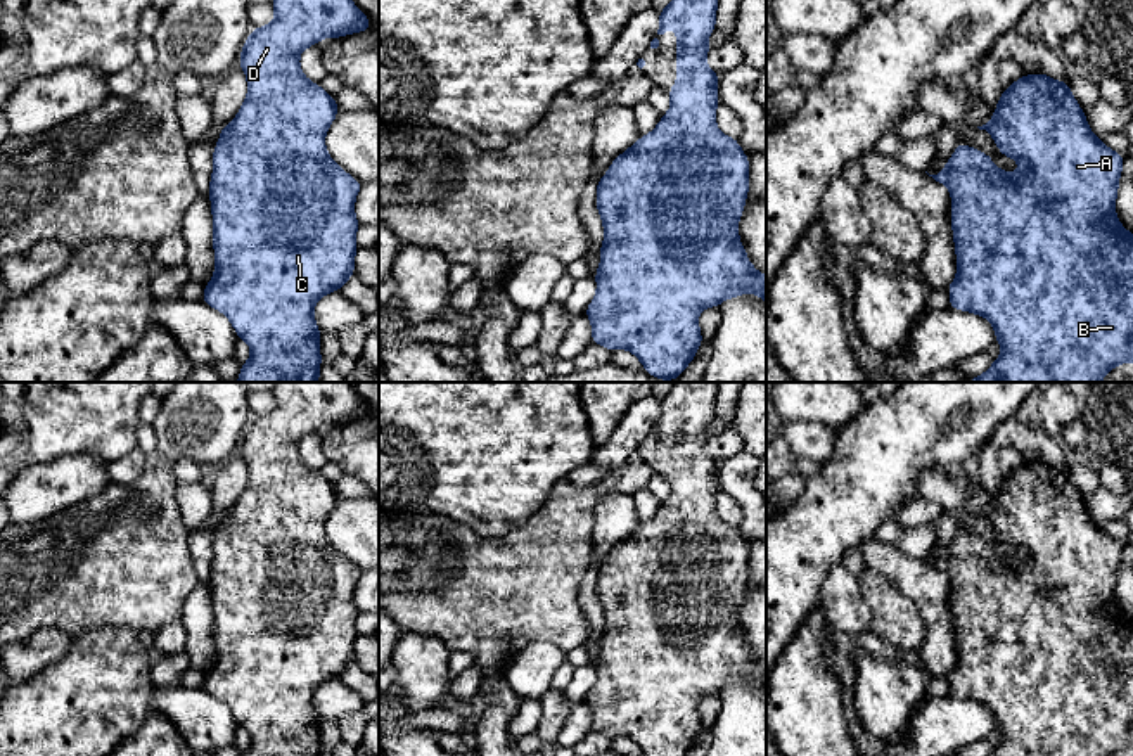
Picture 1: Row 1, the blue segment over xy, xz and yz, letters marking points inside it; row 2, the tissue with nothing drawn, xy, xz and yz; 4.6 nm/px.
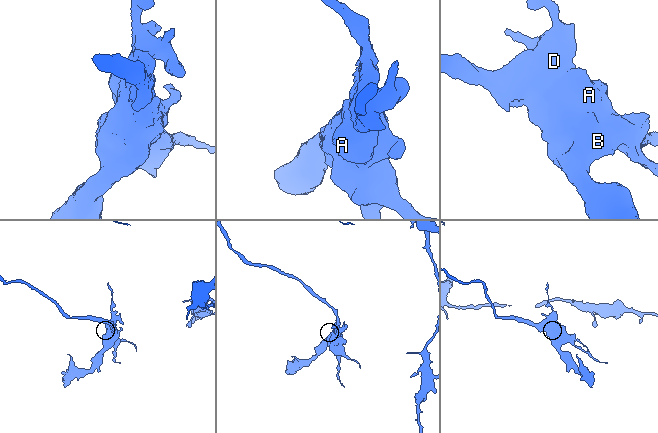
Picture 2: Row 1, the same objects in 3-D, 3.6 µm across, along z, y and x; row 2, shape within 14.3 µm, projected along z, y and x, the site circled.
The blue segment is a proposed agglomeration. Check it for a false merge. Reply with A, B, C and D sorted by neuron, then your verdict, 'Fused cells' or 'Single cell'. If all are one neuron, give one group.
Groups: A B C D. Single cell

